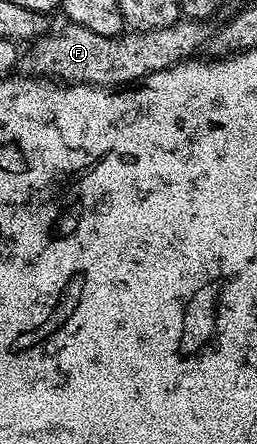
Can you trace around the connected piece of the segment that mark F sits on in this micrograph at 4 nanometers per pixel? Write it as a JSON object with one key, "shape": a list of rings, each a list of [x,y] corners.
{"shape":[[[182,19],[176,21],[171,27],[163,27],[159,31],[126,32],[120,37],[108,37],[107,35],[95,35],[95,31],[89,31],[87,27],[62,24],[62,29],[50,31],[36,41],[28,42],[29,49],[20,54],[19,69],[22,74],[39,77],[42,79],[56,79],[61,83],[75,85],[103,85],[106,87],[128,87],[140,82],[141,78],[169,69],[178,65],[181,61],[192,58],[196,49],[200,50],[209,38],[212,37],[214,26],[206,21],[192,21]]]}

